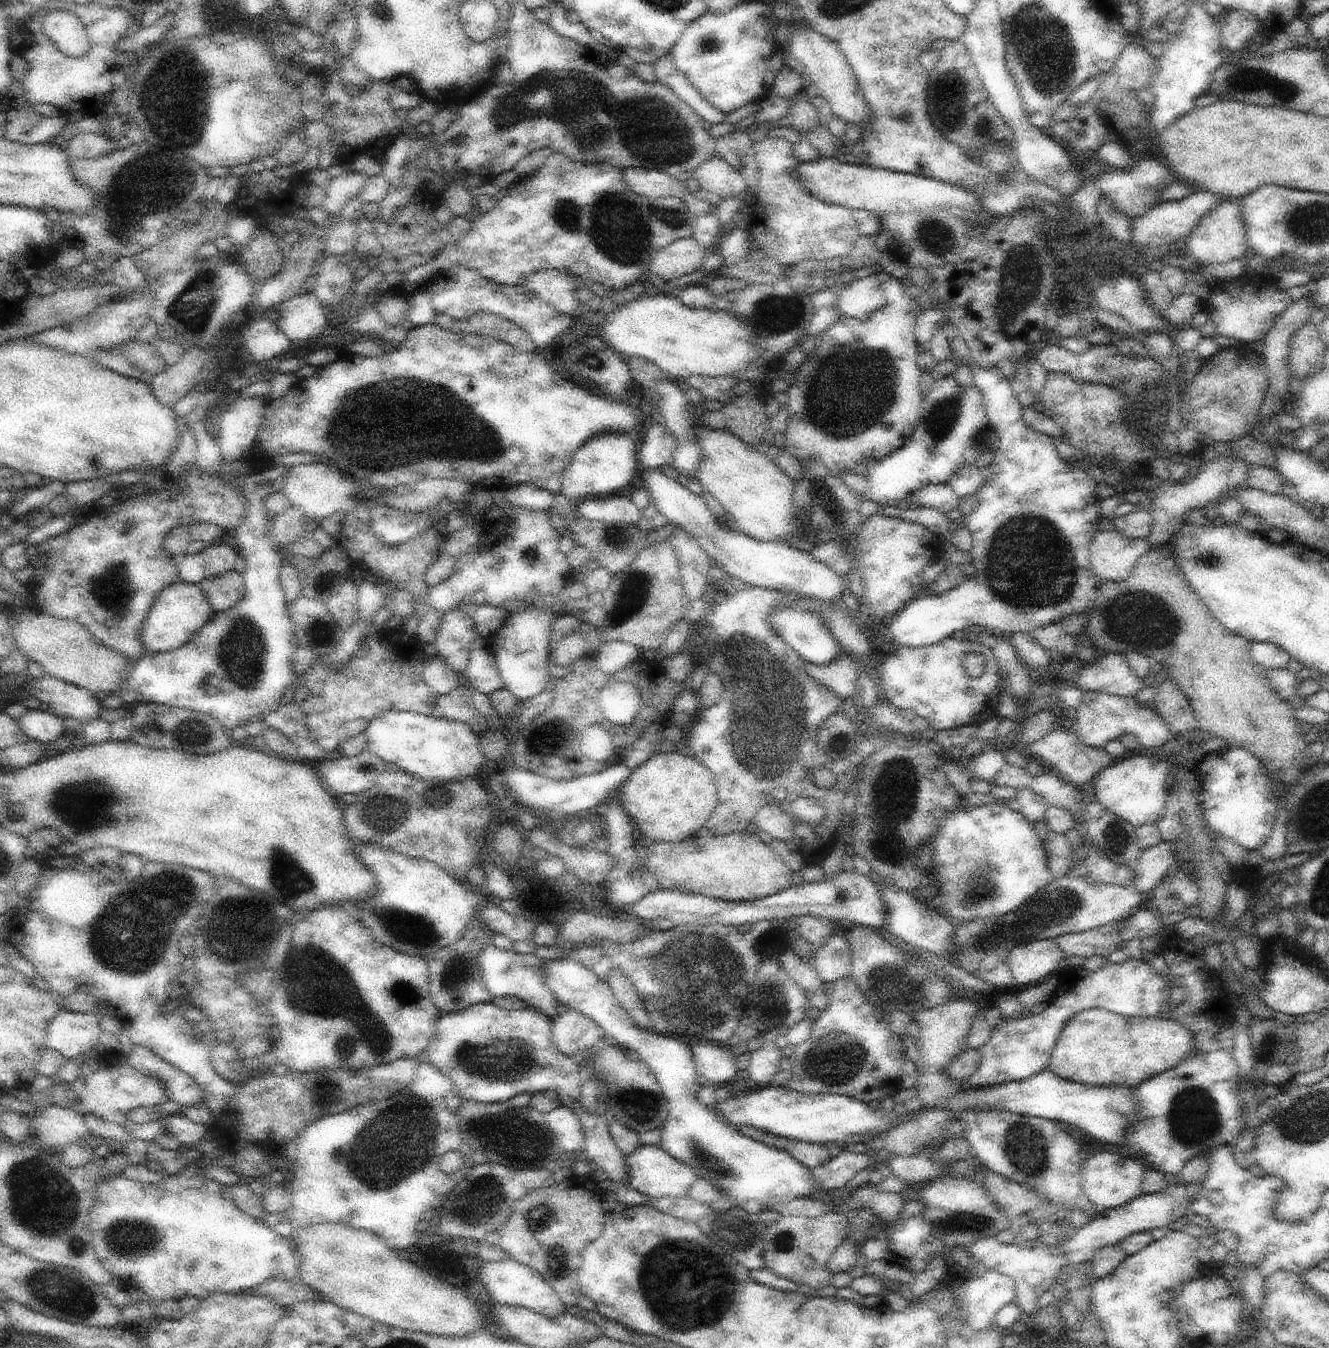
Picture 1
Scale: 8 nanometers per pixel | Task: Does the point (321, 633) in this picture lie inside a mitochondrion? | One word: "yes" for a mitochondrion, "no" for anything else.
yes

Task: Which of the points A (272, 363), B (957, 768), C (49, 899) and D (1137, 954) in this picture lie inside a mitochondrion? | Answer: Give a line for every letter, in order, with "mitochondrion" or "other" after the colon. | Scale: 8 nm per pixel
A: other
B: other
C: other
D: other

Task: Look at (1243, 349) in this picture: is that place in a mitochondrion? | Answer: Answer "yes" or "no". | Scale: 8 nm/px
no

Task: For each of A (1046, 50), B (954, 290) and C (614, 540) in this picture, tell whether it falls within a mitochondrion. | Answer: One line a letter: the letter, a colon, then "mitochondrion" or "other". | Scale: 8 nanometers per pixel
A: mitochondrion
B: other
C: mitochondrion

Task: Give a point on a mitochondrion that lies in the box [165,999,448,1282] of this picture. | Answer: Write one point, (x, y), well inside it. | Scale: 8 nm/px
(388, 1149)

